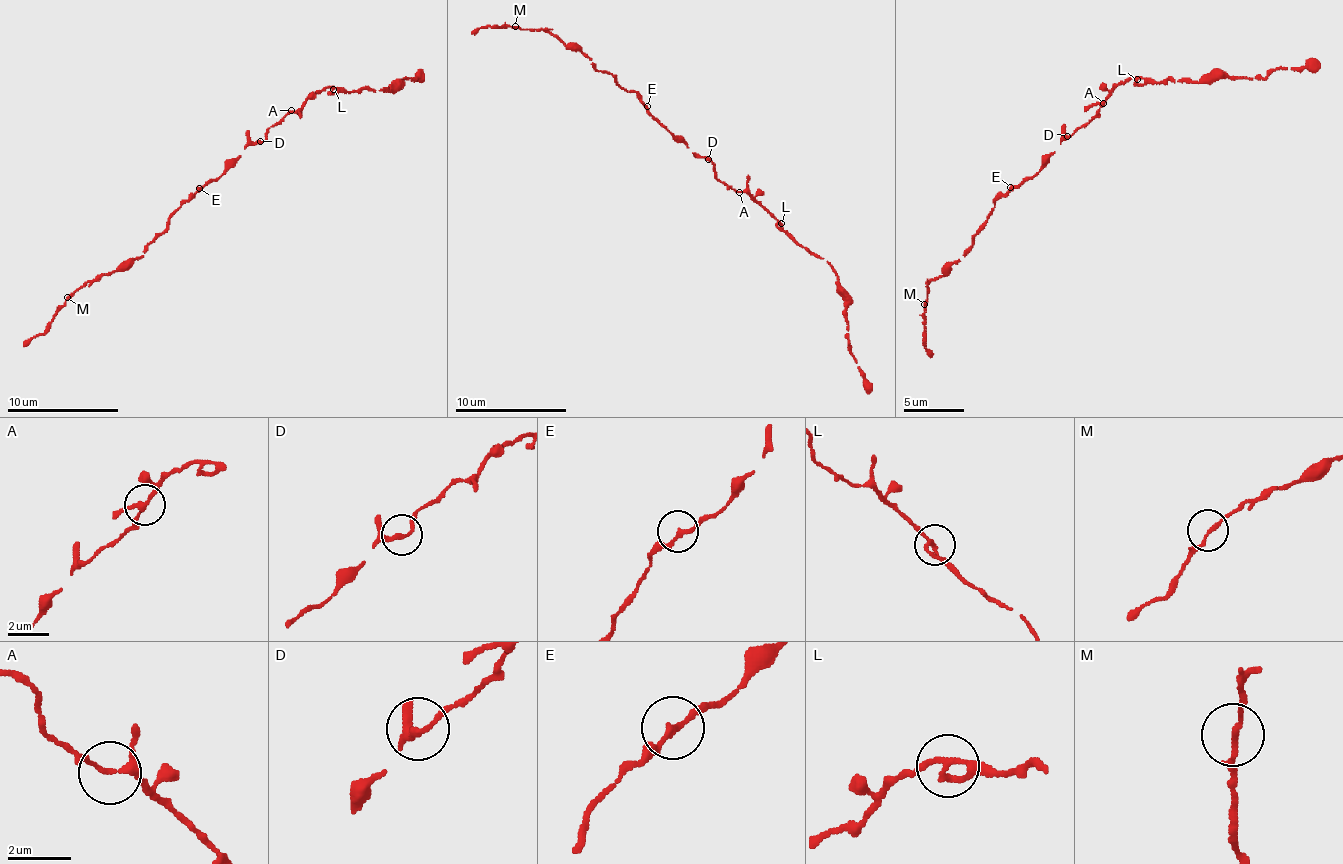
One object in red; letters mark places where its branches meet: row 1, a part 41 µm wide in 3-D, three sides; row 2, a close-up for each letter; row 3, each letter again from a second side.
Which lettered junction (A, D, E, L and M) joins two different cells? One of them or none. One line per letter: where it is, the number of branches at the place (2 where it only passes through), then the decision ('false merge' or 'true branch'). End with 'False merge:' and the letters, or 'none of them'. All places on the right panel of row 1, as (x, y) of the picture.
A: place (1103, 103); branches 3; true branch
D: place (1067, 136); branches 3; true branch
E: place (1010, 187); branches 2; true branch
L: place (1137, 79); branches 3; true branch
M: place (924, 304); branches 2; true branch
False merge: none of them

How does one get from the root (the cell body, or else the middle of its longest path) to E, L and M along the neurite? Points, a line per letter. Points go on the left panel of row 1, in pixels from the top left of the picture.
E: (249, 144), (216, 180), (199, 188)
L: (249, 144), (263, 141), (274, 124), (288, 113), (296, 113), (310, 96), (333, 88)
M: (249, 144), (216, 180), (199, 188), (169, 219), (169, 224), (138, 258), (108, 274), (83, 283), (66, 296)

